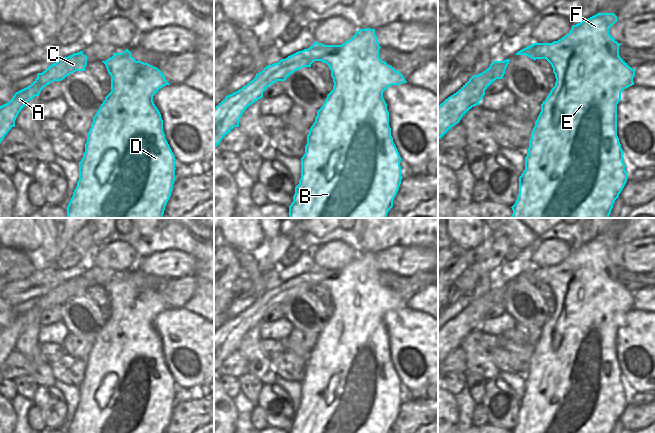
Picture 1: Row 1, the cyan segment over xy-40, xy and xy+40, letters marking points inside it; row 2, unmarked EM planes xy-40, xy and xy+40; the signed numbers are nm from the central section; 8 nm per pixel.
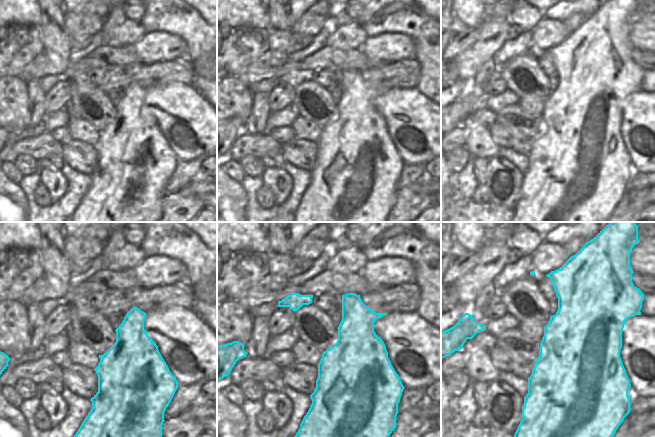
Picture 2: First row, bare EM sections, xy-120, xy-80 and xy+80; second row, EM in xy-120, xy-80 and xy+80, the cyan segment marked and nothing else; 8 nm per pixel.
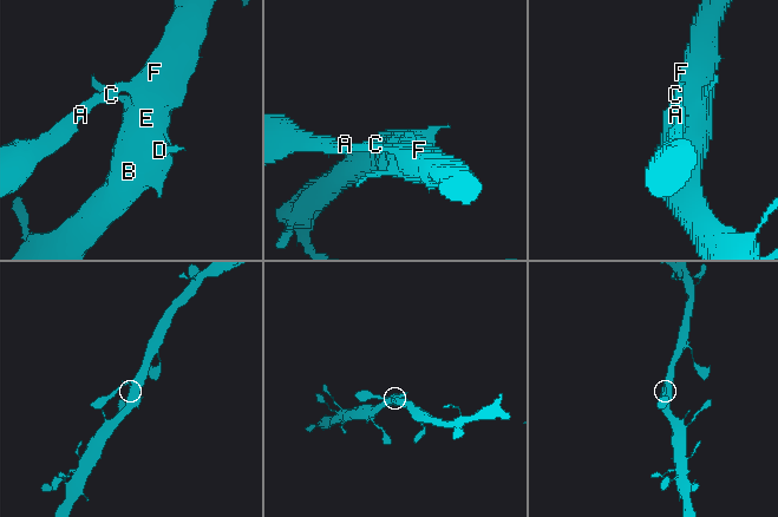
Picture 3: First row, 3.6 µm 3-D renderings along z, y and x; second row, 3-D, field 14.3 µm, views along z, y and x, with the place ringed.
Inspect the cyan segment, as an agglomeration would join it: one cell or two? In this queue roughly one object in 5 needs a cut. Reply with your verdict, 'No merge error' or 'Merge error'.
No merge error.

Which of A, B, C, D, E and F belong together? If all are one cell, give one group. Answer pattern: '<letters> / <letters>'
A B C D E F

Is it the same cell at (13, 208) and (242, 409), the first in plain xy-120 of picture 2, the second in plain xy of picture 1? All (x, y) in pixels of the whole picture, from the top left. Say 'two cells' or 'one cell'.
two cells

